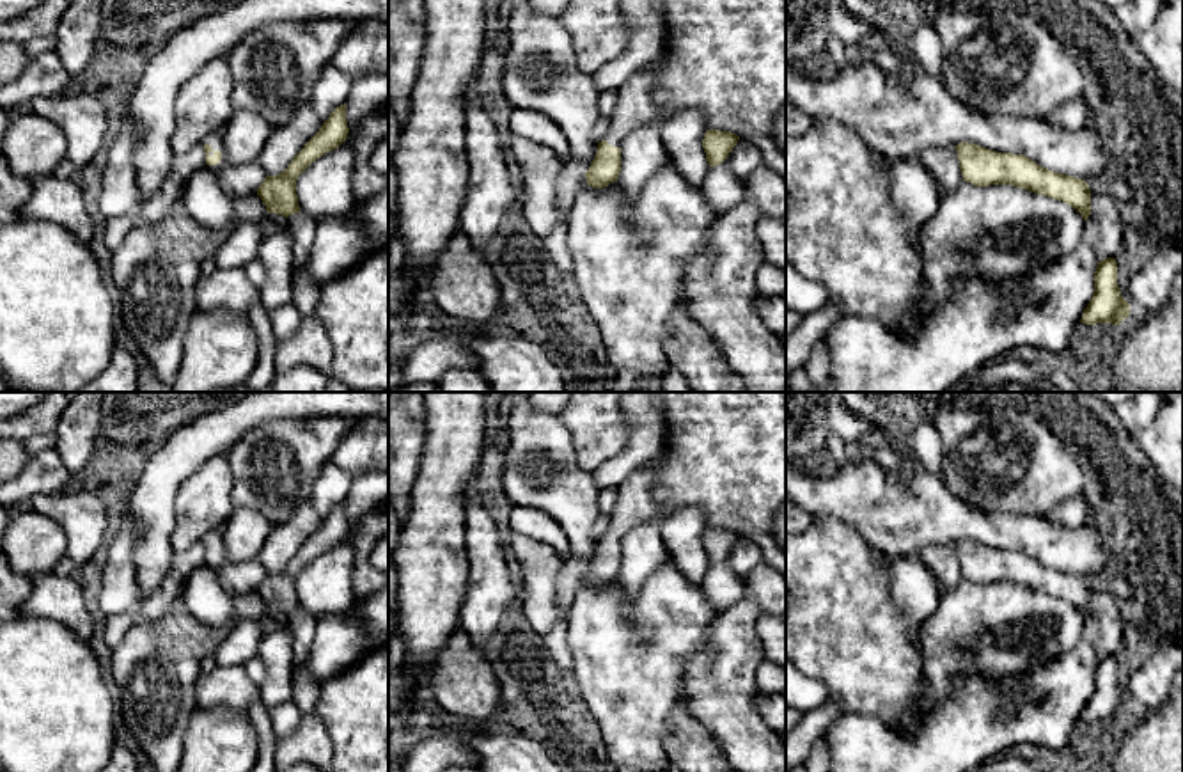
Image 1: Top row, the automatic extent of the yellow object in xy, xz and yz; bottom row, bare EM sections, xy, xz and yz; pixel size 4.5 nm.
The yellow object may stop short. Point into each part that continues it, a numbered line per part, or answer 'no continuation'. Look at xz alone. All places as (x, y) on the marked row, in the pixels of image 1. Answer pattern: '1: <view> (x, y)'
1: xz (635, 107)

